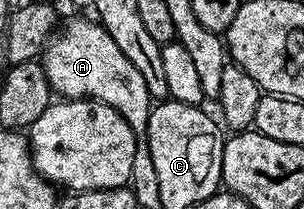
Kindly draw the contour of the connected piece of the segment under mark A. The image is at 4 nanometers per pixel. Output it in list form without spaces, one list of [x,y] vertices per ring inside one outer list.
[[[71,18],[67,23],[58,27],[57,33],[47,42],[41,54],[43,74],[47,78],[47,85],[60,99],[89,98],[92,102],[109,104],[129,124],[129,128],[136,139],[143,140],[147,137],[147,121],[151,115],[153,99],[149,88],[145,88],[145,80],[133,64],[129,64],[129,56],[117,48],[113,36],[98,21],[90,22],[87,18]]]

